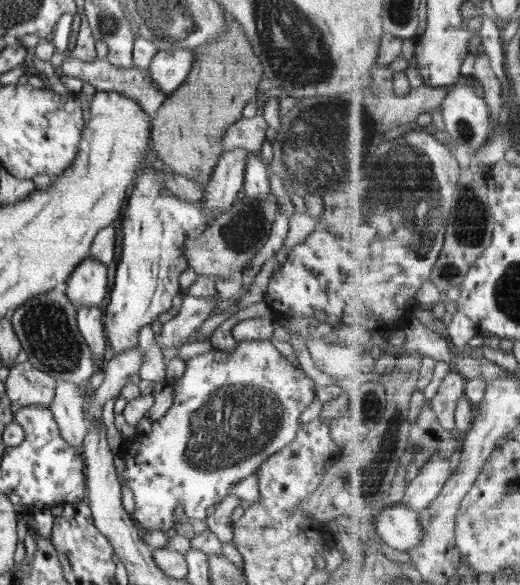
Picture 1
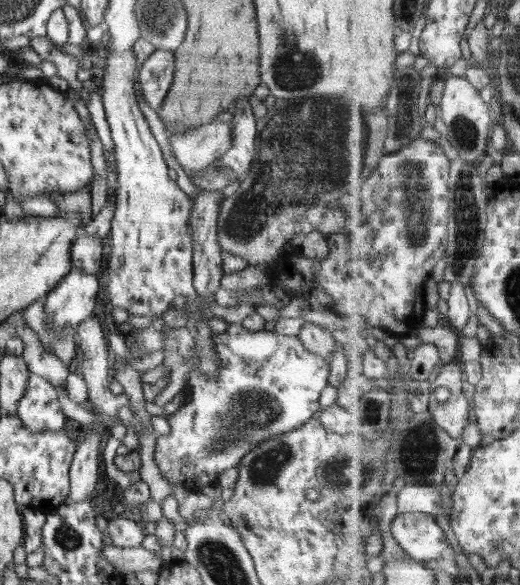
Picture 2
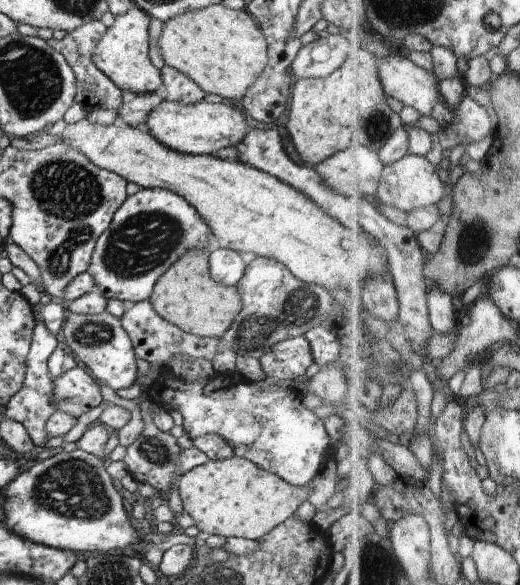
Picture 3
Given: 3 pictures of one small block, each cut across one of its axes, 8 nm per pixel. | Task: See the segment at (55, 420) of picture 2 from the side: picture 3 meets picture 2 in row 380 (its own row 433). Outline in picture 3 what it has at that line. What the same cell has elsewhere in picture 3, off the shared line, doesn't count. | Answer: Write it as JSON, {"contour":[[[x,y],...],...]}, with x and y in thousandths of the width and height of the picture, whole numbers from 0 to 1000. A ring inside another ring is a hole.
{"contour":[[[71,550],[63,566],[60,595],[50,615],[48,650],[42,663],[27,674],[12,696],[10,713],[23,715],[38,721],[69,764],[87,764],[94,756],[92,738],[88,738],[88,721],[108,703],[108,694],[100,687],[102,650],[92,646],[92,615],[104,598],[117,588],[112,574],[104,574],[87,557],[87,550]]]}

